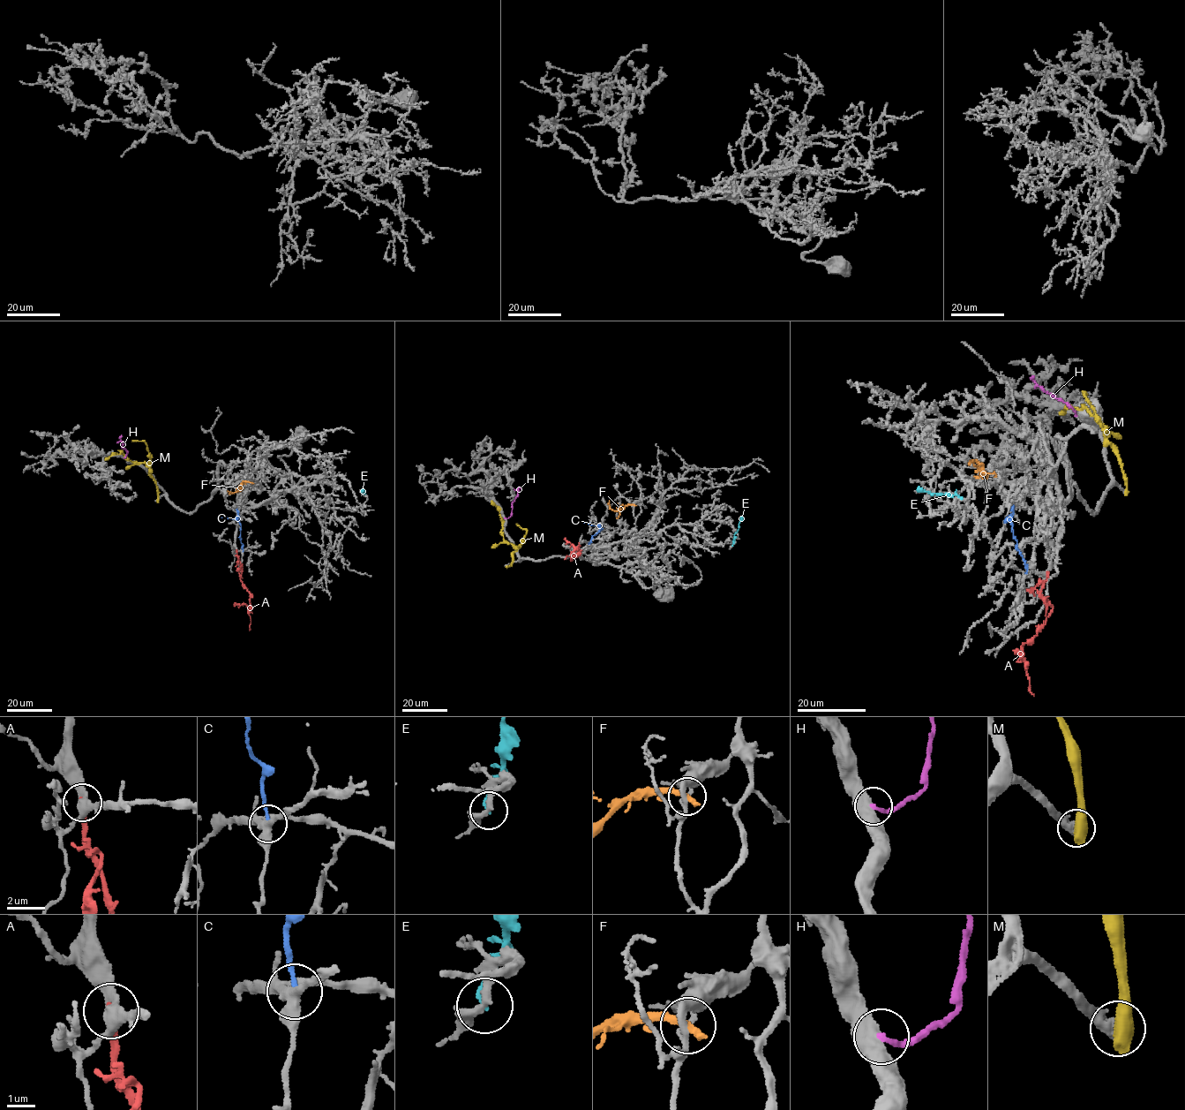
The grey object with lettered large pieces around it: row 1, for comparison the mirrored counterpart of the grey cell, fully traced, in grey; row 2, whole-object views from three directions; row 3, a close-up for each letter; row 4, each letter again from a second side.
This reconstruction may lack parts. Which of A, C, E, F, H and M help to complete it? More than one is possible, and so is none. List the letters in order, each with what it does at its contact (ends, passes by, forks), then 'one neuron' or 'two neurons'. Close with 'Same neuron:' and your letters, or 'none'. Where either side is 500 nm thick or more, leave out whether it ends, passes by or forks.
A: it ends there; one neuron
C: it ends there; two neurons
E: it ends there; two neurons
F: it ends there; two neurons
H: two neurons
M: two neurons
Same neuron: A

